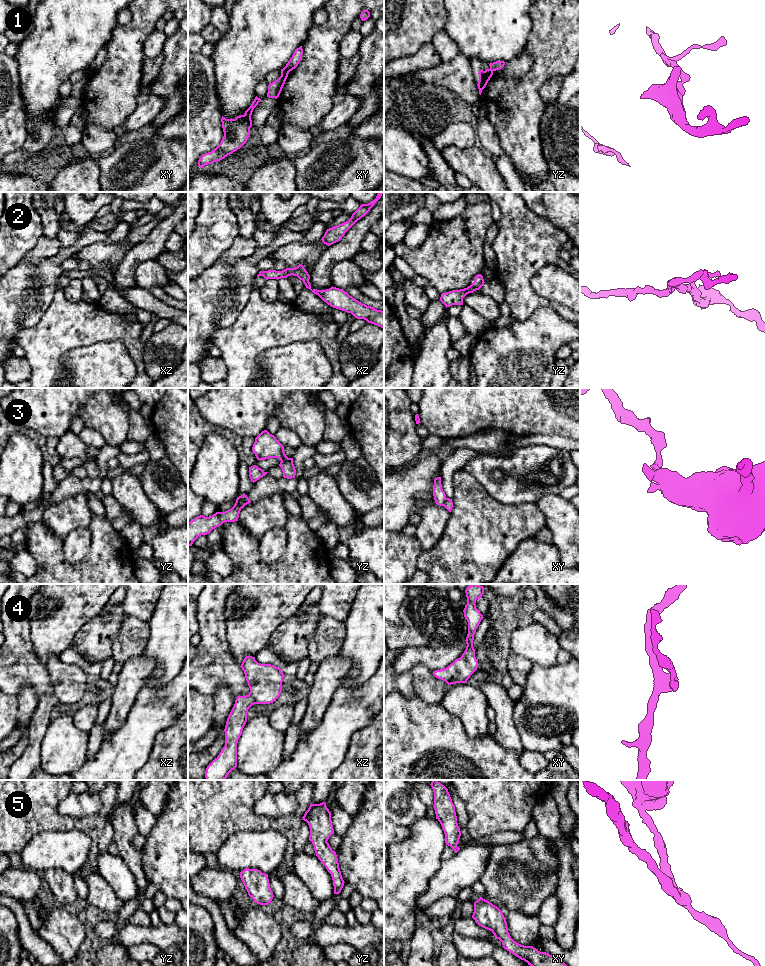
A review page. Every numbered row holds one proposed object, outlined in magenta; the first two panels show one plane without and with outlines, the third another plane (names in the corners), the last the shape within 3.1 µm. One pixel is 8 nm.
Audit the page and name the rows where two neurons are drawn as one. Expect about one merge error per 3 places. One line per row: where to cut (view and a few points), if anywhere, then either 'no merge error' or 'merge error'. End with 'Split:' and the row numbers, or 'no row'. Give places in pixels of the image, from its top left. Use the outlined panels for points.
1: cut in xy along (284, 67), (289, 71); merge error
2: cut in yz along (470, 285), (476, 289); merge error
3: cut in yz along (246, 496), (234, 505); merge error
4: no cut; no merge error
5: no cut; no merge error
Split: 1, 2, 3

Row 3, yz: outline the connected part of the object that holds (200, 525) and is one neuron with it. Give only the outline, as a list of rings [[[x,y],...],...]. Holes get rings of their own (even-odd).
[[[246,497],[241,503],[234,505],[225,512],[216,512],[209,517],[200,515],[188,522],[188,547],[192,546],[193,542],[199,536],[209,534],[213,529],[223,523],[238,521],[241,509],[249,503],[251,501]]]

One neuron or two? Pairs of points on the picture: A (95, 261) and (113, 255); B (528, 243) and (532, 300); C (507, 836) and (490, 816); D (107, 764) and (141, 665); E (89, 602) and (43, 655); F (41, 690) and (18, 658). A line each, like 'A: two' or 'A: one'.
A: one
B: one
C: two
D: two
E: one
F: one

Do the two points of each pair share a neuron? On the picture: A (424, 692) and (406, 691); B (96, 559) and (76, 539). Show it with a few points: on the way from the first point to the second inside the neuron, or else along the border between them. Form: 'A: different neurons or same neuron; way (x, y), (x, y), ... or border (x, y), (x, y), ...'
A: different neurons; border (410, 671), (413, 691), (415, 693)
B: different neurons; border (88, 528), (89, 553), (71, 563)

